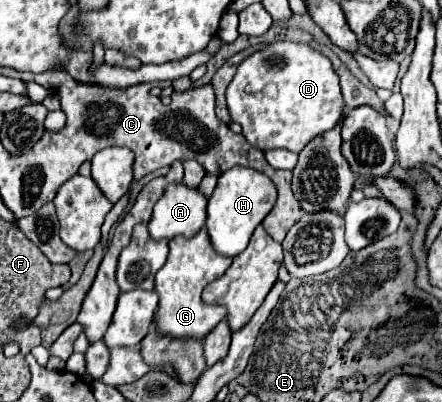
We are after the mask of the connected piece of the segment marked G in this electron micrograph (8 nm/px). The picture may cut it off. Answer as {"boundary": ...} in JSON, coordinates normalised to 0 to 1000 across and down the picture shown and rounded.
{"boundary":[[[455,567],[455,577],[446,577],[432,592],[419,587],[387,592],[378,652],[351,687],[351,726],[360,731],[360,766],[351,776],[346,811],[360,826],[382,831],[400,846],[428,846],[428,841],[459,846],[509,791],[514,771],[505,771],[505,761],[464,756],[455,746],[455,726],[473,701],[505,687],[523,662],[523,652],[527,652],[523,642],[495,637],[482,622],[468,567]]]}

